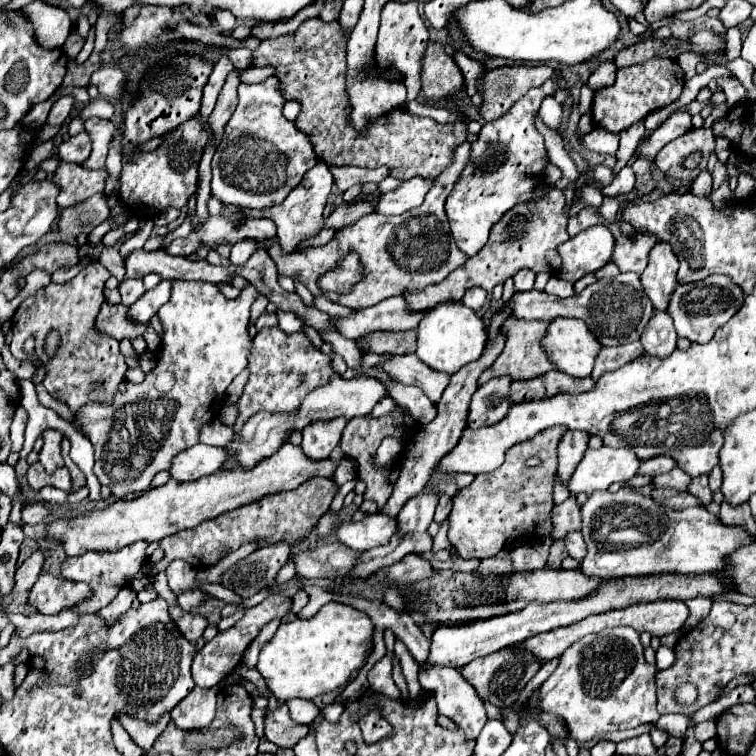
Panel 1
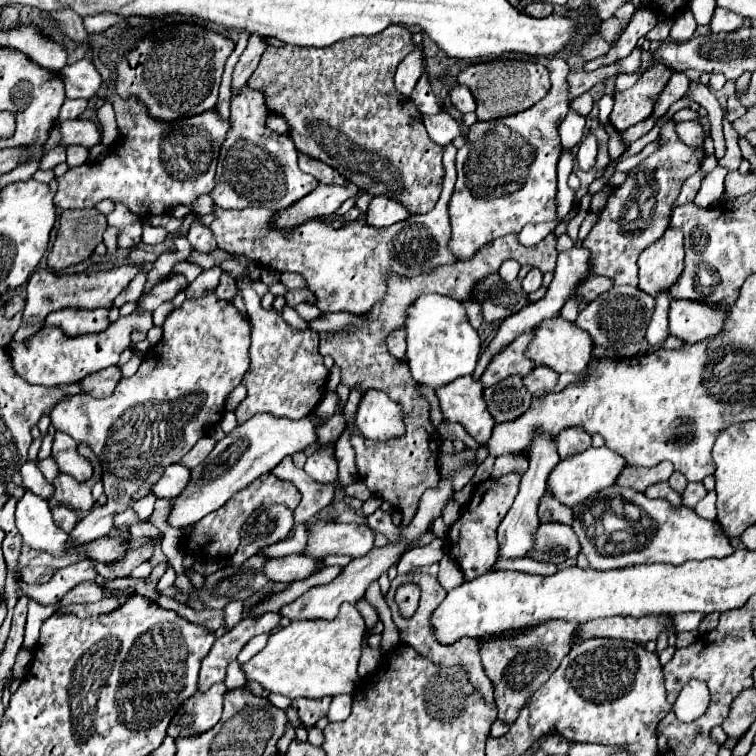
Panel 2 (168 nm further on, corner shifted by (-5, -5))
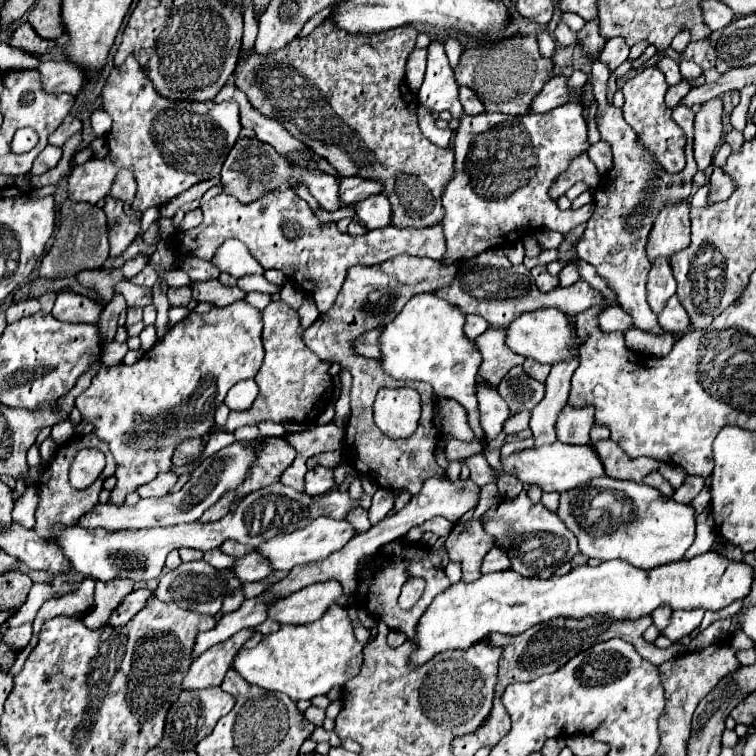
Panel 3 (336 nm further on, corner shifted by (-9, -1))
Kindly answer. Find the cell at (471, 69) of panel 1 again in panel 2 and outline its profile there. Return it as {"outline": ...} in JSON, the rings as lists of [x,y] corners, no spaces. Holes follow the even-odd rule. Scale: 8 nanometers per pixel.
{"outline":[[[455,86],[455,88],[451,90],[451,94],[449,94],[449,96],[453,107],[462,114],[474,112],[476,110],[475,98],[473,98],[473,94],[471,94],[465,86]]]}

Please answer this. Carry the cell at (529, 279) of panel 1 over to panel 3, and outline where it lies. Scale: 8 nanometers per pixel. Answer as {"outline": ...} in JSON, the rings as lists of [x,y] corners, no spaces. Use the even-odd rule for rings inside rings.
{"outline":[[[535,266],[535,268],[531,270],[531,274],[533,274],[533,278],[535,278],[535,282],[537,282],[537,288],[539,288],[541,292],[549,292],[549,290],[553,290],[553,288],[559,286],[559,278],[557,278],[557,276],[551,276],[551,274],[547,272],[547,266]]]}

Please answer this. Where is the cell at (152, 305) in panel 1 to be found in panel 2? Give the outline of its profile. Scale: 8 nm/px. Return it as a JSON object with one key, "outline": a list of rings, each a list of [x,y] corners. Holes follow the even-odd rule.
{"outline":[[[149,310],[133,312],[129,316],[117,318],[105,332],[101,334],[85,334],[85,336],[65,336],[59,328],[45,328],[37,336],[33,336],[27,344],[25,342],[11,342],[7,346],[7,352],[13,360],[15,372],[25,378],[29,384],[39,386],[57,386],[57,384],[75,384],[83,376],[103,370],[111,364],[119,362],[119,354],[131,346],[131,332],[147,332],[153,326]]]}

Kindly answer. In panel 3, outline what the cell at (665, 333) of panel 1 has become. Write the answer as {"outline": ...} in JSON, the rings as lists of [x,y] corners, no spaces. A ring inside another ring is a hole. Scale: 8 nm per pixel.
{"outline":[[[657,260],[651,264],[647,276],[647,302],[655,314],[659,314],[665,302],[675,294],[675,278],[667,260]]]}

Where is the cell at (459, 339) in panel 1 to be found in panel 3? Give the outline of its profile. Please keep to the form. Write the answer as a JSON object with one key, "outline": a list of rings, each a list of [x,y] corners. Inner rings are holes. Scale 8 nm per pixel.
{"outline":[[[435,294],[413,296],[393,318],[393,322],[381,330],[381,366],[385,374],[397,380],[429,382],[437,396],[457,400],[467,412],[467,422],[475,434],[475,440],[485,442],[485,430],[479,424],[477,408],[477,370],[481,364],[481,354],[463,334],[463,324],[465,316],[447,300],[437,298]]]}

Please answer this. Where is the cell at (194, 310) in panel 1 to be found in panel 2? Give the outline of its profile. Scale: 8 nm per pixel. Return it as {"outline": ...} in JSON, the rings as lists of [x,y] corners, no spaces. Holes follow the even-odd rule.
{"outline":[[[203,292],[203,294],[197,296],[197,298],[187,298],[179,308],[175,308],[175,310],[171,312],[171,316],[169,316],[169,318],[165,320],[165,324],[163,324],[163,338],[161,338],[161,342],[159,342],[153,350],[149,348],[149,350],[145,352],[145,360],[143,360],[143,364],[139,366],[139,370],[137,370],[135,376],[131,376],[131,378],[121,378],[121,380],[119,380],[119,384],[117,384],[117,388],[115,388],[115,392],[113,392],[111,396],[107,396],[107,398],[93,398],[93,396],[87,396],[87,394],[77,394],[77,396],[67,396],[65,400],[61,400],[61,402],[55,404],[55,408],[51,410],[51,426],[55,426],[55,430],[61,430],[61,432],[69,434],[69,436],[71,436],[73,440],[77,440],[79,444],[81,444],[81,442],[87,444],[87,446],[93,450],[93,454],[99,458],[99,464],[101,464],[101,482],[103,482],[105,494],[107,494],[107,504],[101,506],[101,508],[91,510],[87,516],[83,516],[83,518],[77,522],[77,528],[73,528],[73,530],[69,532],[69,538],[73,538],[75,544],[87,544],[89,540],[97,540],[97,538],[101,538],[101,536],[107,536],[107,534],[111,532],[111,528],[113,528],[113,516],[115,516],[117,512],[123,512],[123,510],[131,508],[139,498],[147,496],[147,494],[149,494],[149,488],[161,478],[161,472],[165,472],[167,466],[179,462],[181,456],[185,456],[185,454],[195,446],[195,442],[197,442],[199,438],[203,438],[203,436],[221,420],[223,410],[225,410],[225,398],[233,392],[235,386],[241,384],[243,374],[245,374],[247,368],[249,368],[249,344],[251,344],[251,342],[249,342],[249,334],[251,334],[251,328],[249,328],[247,320],[237,314],[237,308],[233,306],[231,300],[223,300],[223,302],[221,302],[221,298],[217,298],[215,292]]]}

